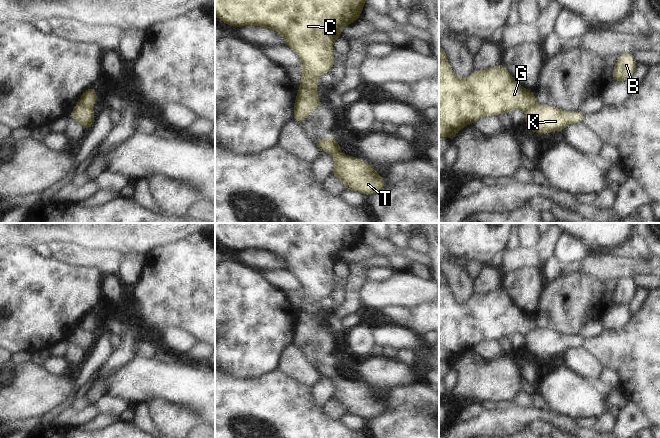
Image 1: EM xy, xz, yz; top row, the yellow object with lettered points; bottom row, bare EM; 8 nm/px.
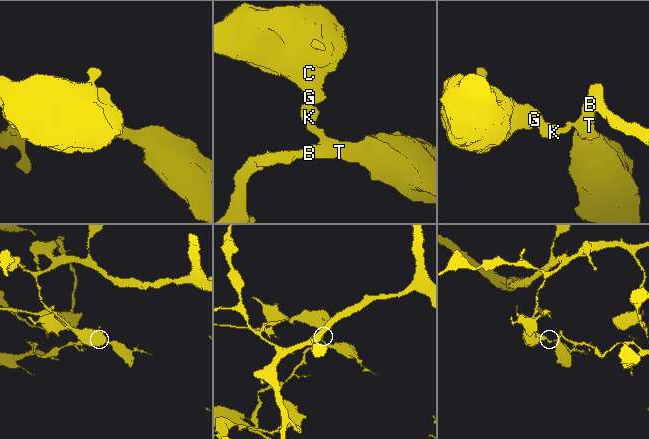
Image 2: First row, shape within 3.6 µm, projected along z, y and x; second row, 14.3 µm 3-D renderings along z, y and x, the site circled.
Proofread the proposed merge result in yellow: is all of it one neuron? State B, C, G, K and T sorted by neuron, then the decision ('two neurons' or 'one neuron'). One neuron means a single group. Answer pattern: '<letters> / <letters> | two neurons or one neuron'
B K T / C G | two neurons

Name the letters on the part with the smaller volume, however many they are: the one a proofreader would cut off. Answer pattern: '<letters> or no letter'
B, K, T

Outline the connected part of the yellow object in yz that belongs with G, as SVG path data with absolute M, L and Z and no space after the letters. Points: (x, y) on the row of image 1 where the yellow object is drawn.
M439 45L439 138L446 136L453 140L461 129L475 123L483 116L499 116L501 113L509 113L513 109L527 111L536 103L534 92L522 87L502 63L482 71L476 69L467 78L457 78L449 65L446 53Z

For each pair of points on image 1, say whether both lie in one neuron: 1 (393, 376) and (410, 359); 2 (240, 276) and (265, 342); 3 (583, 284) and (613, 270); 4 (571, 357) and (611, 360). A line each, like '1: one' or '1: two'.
1: two
2: one
3: two
4: two

